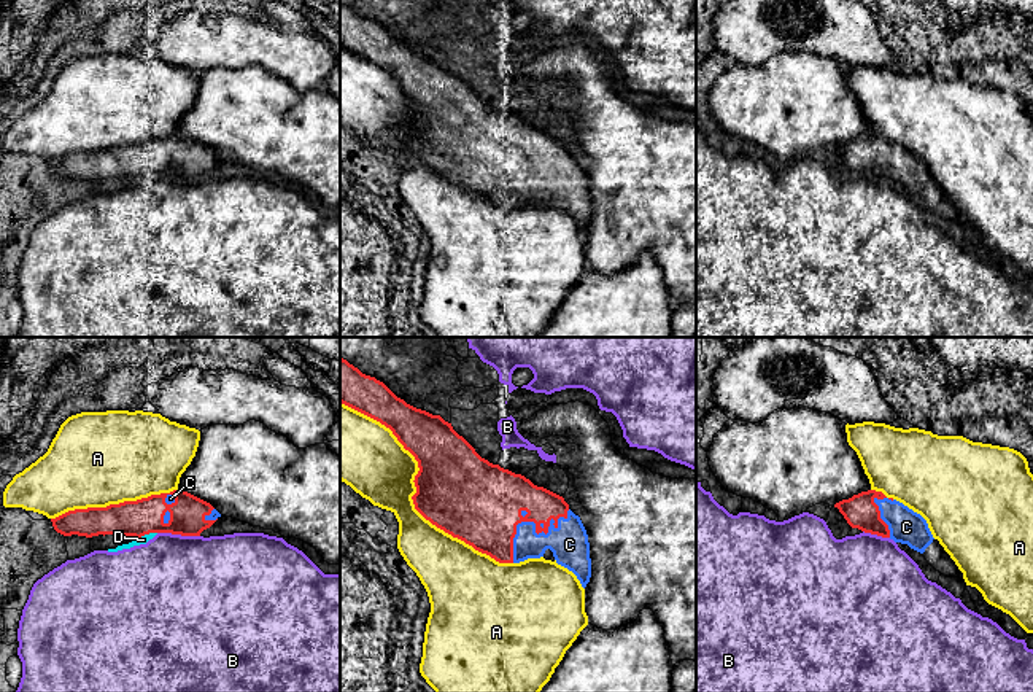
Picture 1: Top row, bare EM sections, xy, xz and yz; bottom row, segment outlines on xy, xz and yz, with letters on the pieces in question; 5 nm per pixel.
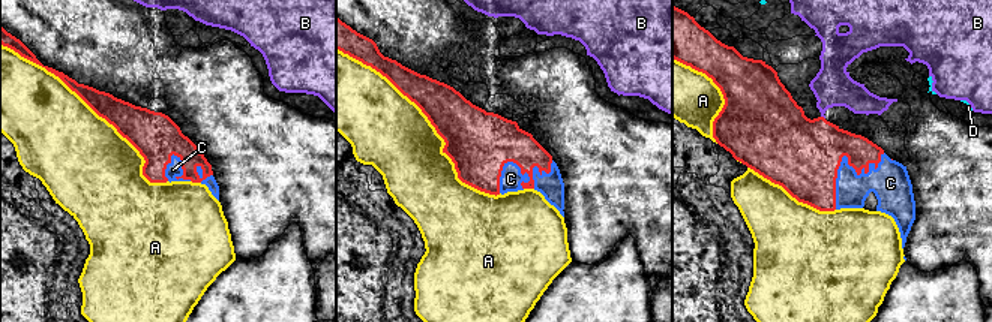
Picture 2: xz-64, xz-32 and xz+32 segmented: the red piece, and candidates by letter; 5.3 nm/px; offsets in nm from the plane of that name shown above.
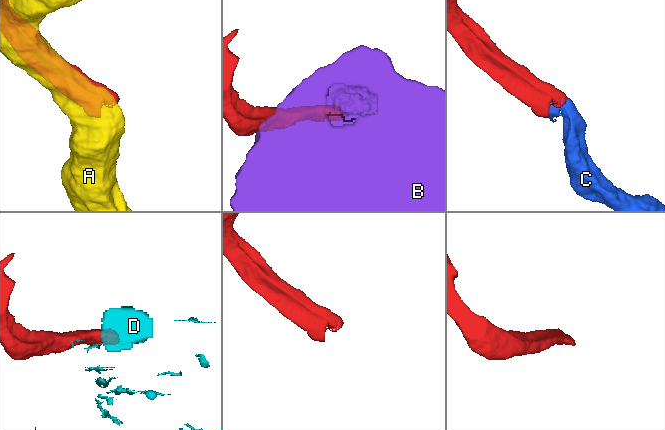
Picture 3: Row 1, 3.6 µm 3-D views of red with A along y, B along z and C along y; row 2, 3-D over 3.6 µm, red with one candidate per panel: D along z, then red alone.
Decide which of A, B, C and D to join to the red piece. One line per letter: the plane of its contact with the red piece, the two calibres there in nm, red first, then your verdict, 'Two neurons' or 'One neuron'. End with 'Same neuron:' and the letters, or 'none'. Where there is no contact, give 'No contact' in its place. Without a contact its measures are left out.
A: Touches red in xz. Thickness 420 nm (red) against 340 nm. Two neurons
B: Touches red in xy. Thickness 180 nm (red) against 480 nm. Two neurons
C: Touches red in xz. Thickness 380 nm (red) against 190 nm. One neuron
D: Touches red in xy. Thickness 180 nm (red) against 50 nm. Two neurons
Same neuron: C

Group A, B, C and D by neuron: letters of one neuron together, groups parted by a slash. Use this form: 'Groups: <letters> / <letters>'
Groups: A / B D / C

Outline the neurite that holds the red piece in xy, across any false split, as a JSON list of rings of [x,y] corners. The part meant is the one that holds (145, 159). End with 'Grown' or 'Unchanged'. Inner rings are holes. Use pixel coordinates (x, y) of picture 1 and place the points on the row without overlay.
[[[184,135],[151,138],[137,145],[124,145],[106,151],[68,154],[51,162],[64,180],[135,180],[172,177],[200,180],[221,157],[207,145]]]. Grown

